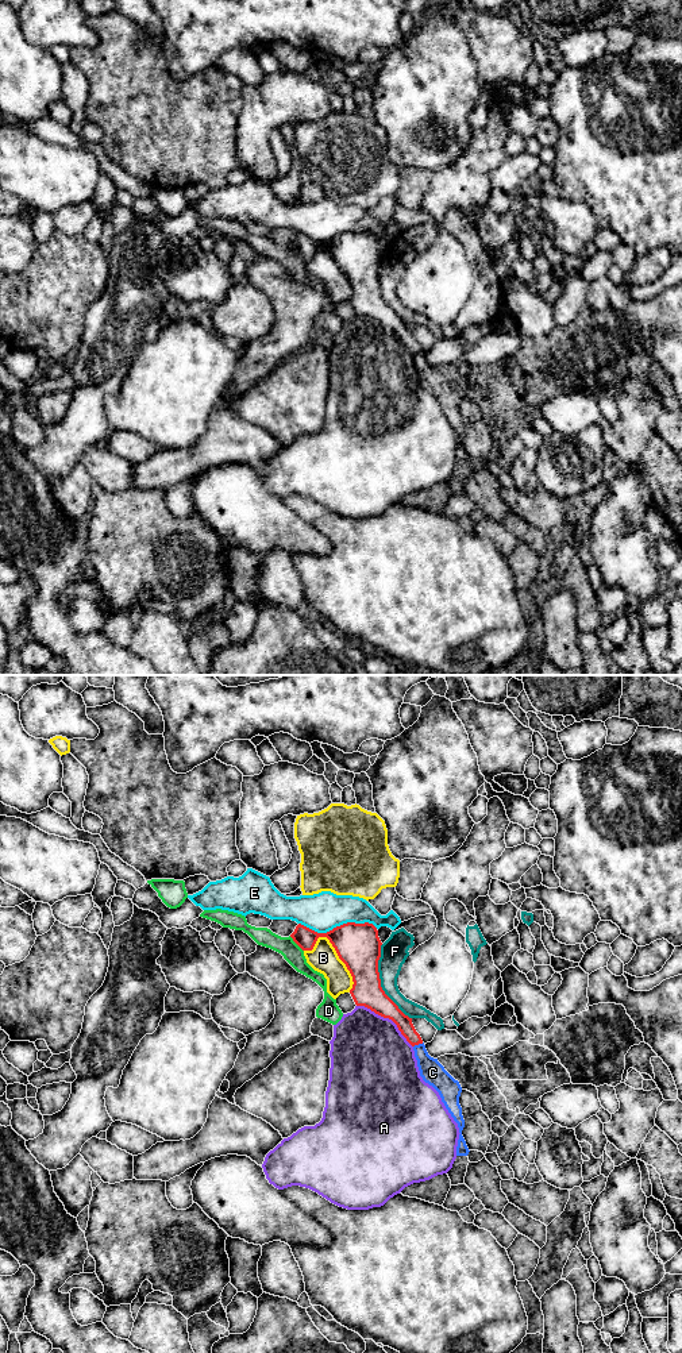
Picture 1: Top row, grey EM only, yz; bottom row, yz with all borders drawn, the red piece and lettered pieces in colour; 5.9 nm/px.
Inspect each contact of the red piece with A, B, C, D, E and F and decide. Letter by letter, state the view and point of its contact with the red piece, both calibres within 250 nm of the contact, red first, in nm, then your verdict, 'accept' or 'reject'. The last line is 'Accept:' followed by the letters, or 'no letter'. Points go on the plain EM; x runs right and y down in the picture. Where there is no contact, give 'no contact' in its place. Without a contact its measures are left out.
A: yz (388, 326) | 180/460 nm | reject
B: yz (342, 269) | 260/170 nm | reject
C: yz (417, 353) | 90/140 nm | reject
D: yz (296, 251) | 120/110 nm | reject
E: yz (338, 235) | 260/240 nm | reject
F: yz (380, 290) | 260/160 nm | reject
Accept: no letter

